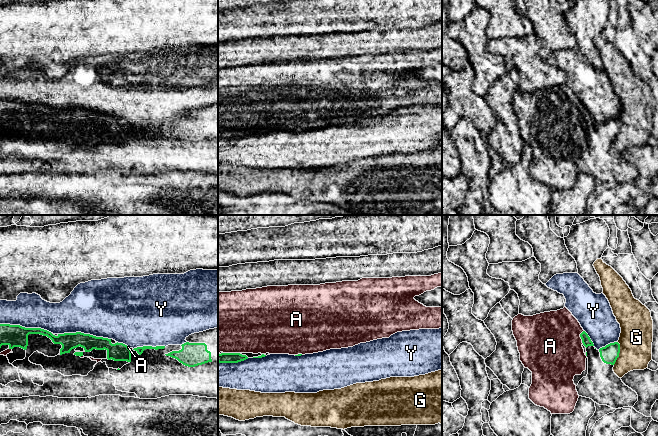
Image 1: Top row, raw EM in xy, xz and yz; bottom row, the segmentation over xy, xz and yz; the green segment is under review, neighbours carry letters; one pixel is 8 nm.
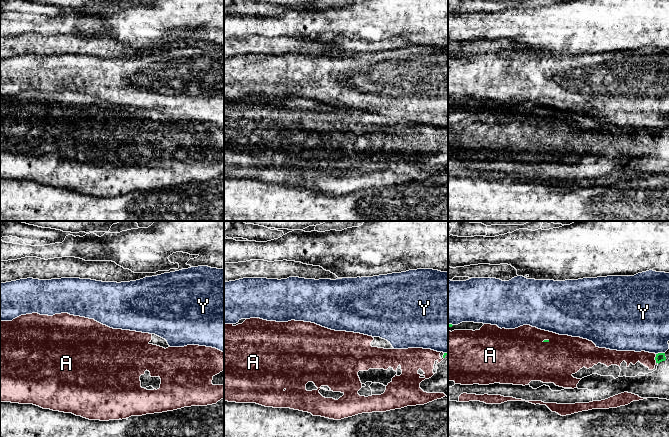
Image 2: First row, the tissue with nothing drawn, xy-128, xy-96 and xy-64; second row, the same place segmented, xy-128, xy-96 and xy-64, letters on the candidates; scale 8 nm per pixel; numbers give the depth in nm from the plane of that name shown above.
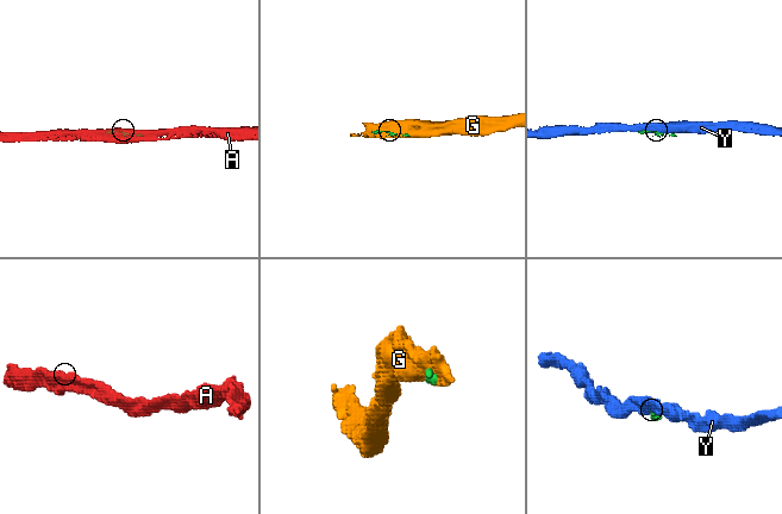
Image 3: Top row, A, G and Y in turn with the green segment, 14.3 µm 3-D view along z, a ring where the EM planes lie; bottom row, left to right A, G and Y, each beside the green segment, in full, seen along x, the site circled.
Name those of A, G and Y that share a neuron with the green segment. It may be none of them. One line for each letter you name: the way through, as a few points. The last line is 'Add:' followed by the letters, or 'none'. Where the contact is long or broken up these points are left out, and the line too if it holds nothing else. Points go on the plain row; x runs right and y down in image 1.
Add: none

